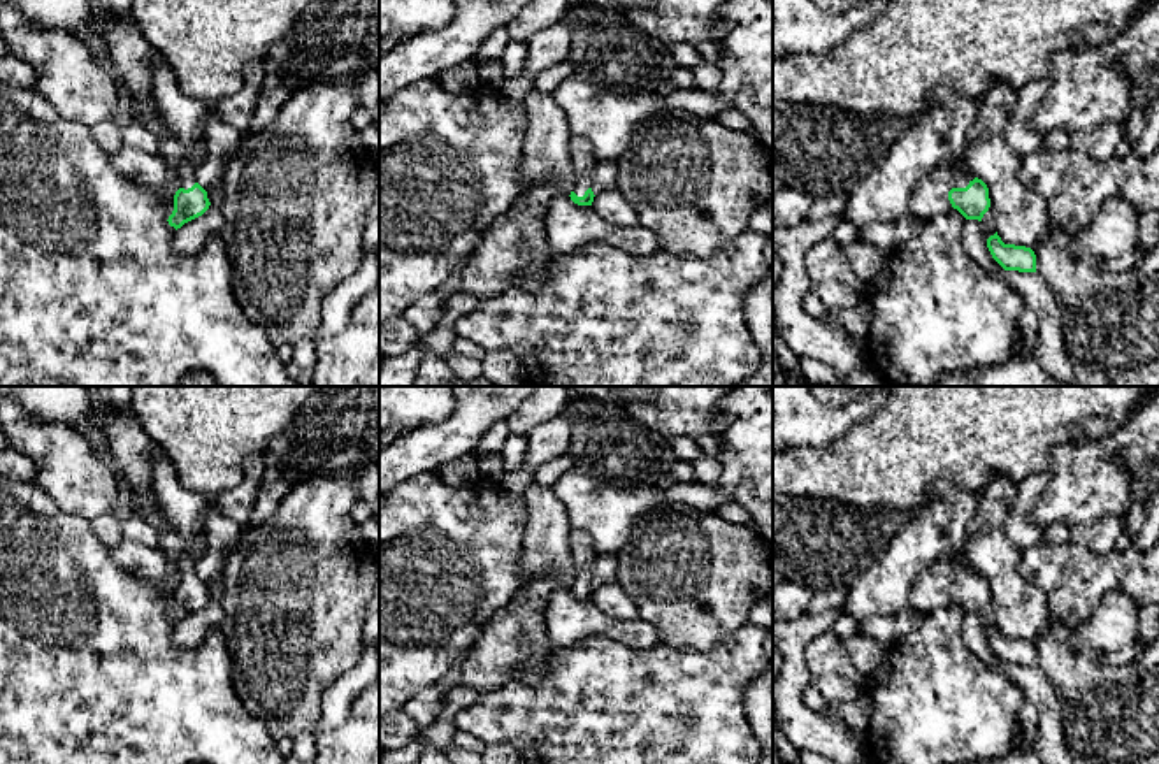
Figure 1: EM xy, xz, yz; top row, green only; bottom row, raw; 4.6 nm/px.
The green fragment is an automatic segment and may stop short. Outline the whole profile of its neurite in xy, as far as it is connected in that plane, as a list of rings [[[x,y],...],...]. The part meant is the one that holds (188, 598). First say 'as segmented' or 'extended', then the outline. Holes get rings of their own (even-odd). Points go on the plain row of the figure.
extended; [[[188,555],[177,559],[177,569],[181,581],[174,588],[174,604],[169,609],[169,618],[176,623],[184,616],[202,609],[211,595],[207,585],[195,573],[195,560]]]

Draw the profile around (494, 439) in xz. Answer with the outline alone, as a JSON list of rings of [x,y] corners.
[[[506,422],[493,423],[485,437],[481,439],[476,455],[499,453],[504,446],[504,441],[509,437],[509,427]]]

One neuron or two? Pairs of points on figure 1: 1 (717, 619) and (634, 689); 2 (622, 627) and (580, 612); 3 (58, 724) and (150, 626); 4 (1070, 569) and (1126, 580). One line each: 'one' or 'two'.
1: two
2: one
3: one
4: one

